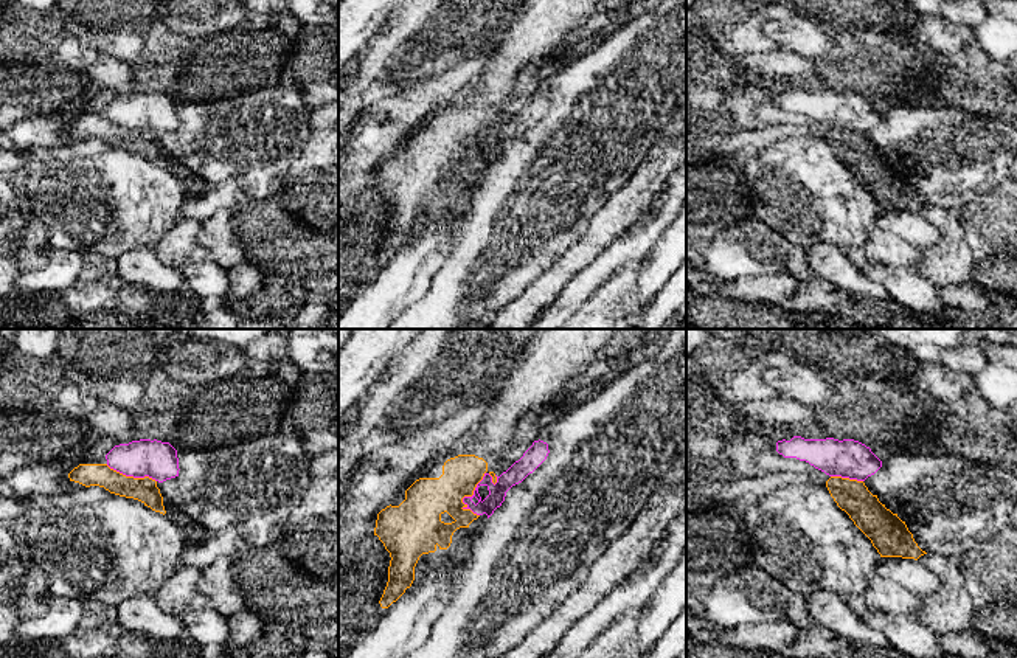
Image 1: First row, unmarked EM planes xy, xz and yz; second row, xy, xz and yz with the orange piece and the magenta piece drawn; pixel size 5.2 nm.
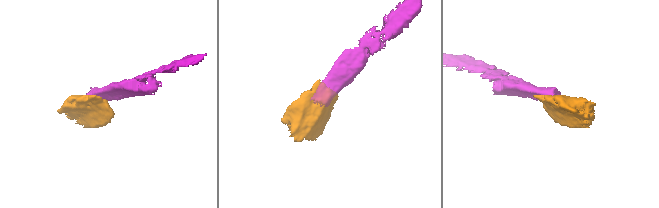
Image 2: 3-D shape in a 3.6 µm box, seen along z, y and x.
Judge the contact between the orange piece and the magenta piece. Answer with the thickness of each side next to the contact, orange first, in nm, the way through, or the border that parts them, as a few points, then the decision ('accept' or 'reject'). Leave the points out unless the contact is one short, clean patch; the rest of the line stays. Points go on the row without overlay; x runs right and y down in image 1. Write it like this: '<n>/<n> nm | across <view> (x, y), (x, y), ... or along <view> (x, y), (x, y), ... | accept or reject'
220/90 nm | along xz (485, 124), (474, 145), (463, 151), (477, 168) | reject

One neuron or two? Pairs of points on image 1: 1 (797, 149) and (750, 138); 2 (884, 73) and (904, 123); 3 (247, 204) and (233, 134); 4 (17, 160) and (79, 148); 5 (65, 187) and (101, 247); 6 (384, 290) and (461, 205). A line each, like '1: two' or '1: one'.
1: two
2: two
3: two
4: two
5: one
6: one

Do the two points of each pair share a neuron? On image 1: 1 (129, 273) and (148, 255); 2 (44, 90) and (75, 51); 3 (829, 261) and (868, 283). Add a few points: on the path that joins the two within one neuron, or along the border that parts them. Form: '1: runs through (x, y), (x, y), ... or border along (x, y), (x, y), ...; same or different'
1: runs through (134, 269), (145, 259); same
2: border along (27, 62), (39, 65), (84, 65), (87, 69); different
3: runs through (839, 270), (859, 283); same

